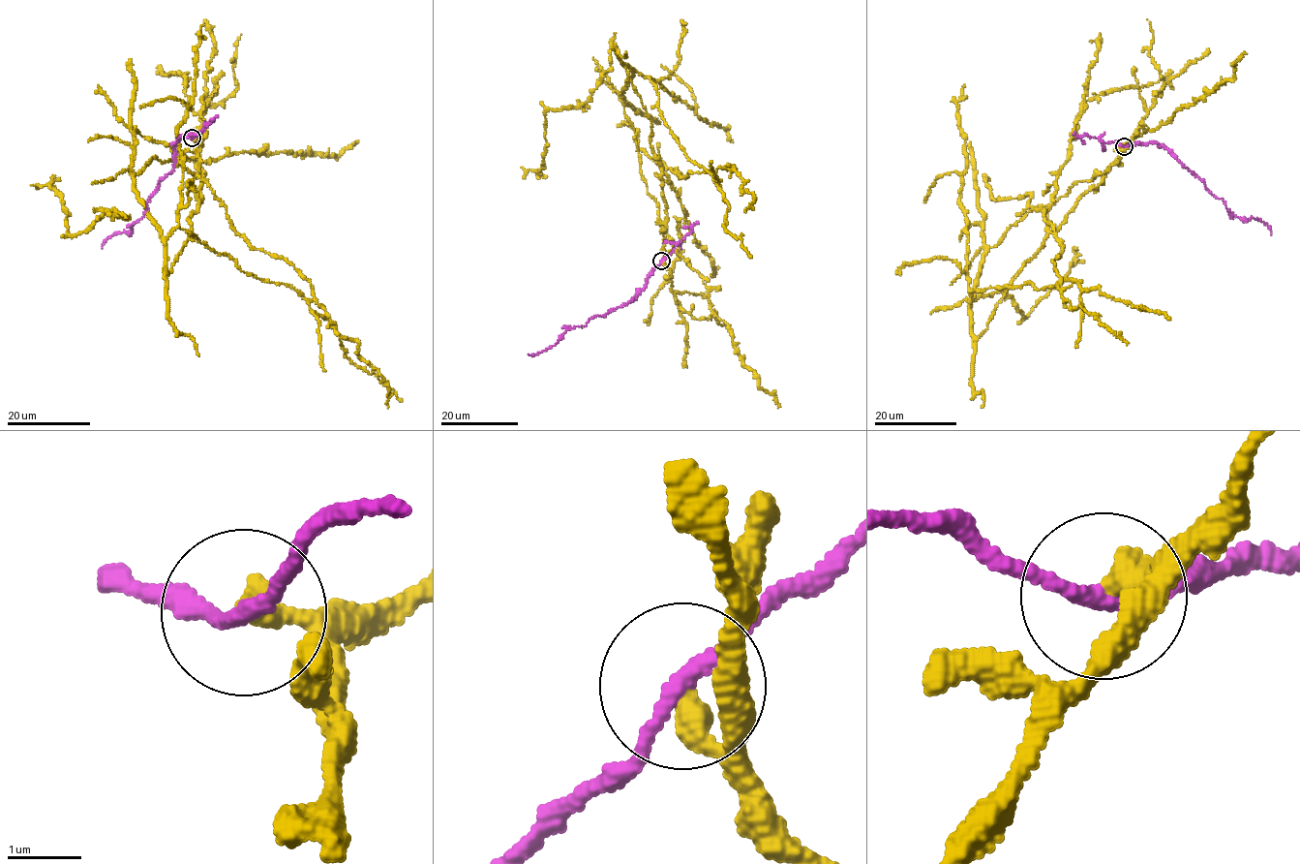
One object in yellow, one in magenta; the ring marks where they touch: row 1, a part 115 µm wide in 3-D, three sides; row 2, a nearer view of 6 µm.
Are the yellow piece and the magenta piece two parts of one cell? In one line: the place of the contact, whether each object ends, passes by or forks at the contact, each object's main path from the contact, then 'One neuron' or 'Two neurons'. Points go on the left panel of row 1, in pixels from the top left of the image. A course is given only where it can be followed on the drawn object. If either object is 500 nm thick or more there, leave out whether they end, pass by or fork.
Place: (192, 138). At the ring yellow ends. At the ring magenta passes by. Course of yellow: (192, 138), (201, 199), (167, 274), (161, 231), (135, 188), (133, 173), (151, 158), (335, 158), (356, 142). Course of magenta: (192, 138), (179, 138), (170, 172), (162, 177), (147, 208), (130, 231), (107, 236), (101, 247). Two neurons

